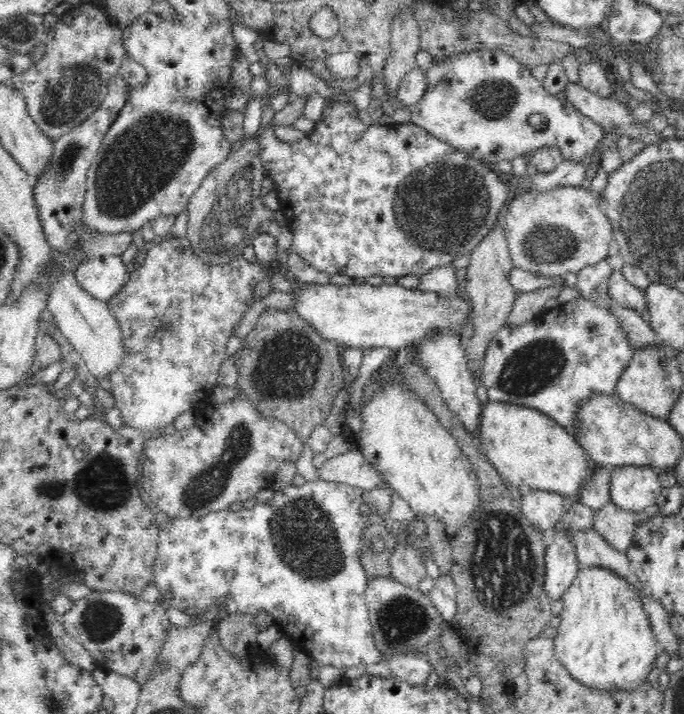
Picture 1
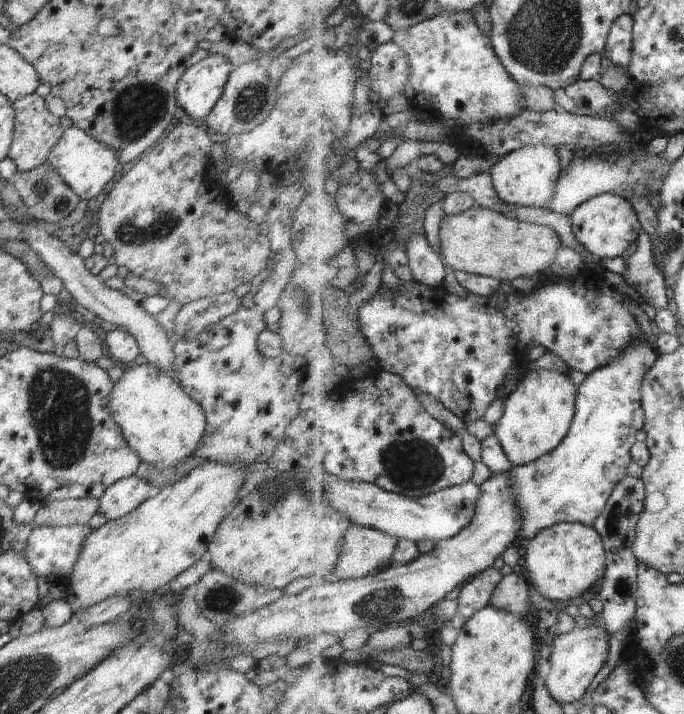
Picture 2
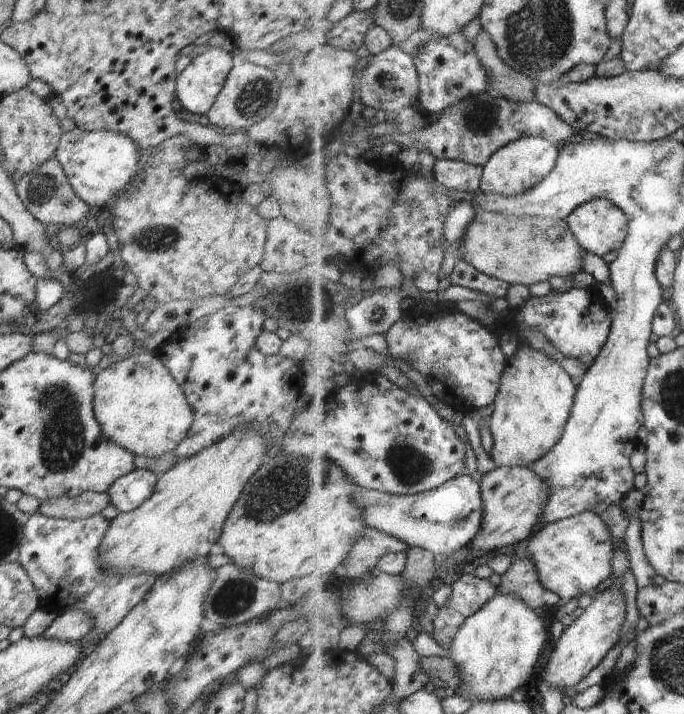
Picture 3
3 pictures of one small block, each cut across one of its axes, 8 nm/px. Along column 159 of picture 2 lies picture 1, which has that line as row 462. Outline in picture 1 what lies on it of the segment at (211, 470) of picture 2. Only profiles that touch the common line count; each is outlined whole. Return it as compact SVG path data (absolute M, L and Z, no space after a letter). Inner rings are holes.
M491 401L482 404L475 442L509 487L526 484L531 490L558 493L570 500L593 474L594 465L583 446L553 418L526 406Z

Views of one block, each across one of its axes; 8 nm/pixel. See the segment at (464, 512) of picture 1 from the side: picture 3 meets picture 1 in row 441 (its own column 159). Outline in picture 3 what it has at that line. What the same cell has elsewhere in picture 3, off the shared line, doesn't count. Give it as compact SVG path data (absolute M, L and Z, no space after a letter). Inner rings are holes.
M158 352L114 359L108 368L90 368L94 372L94 416L109 440L133 455L156 458L172 452L186 438L194 412Z

